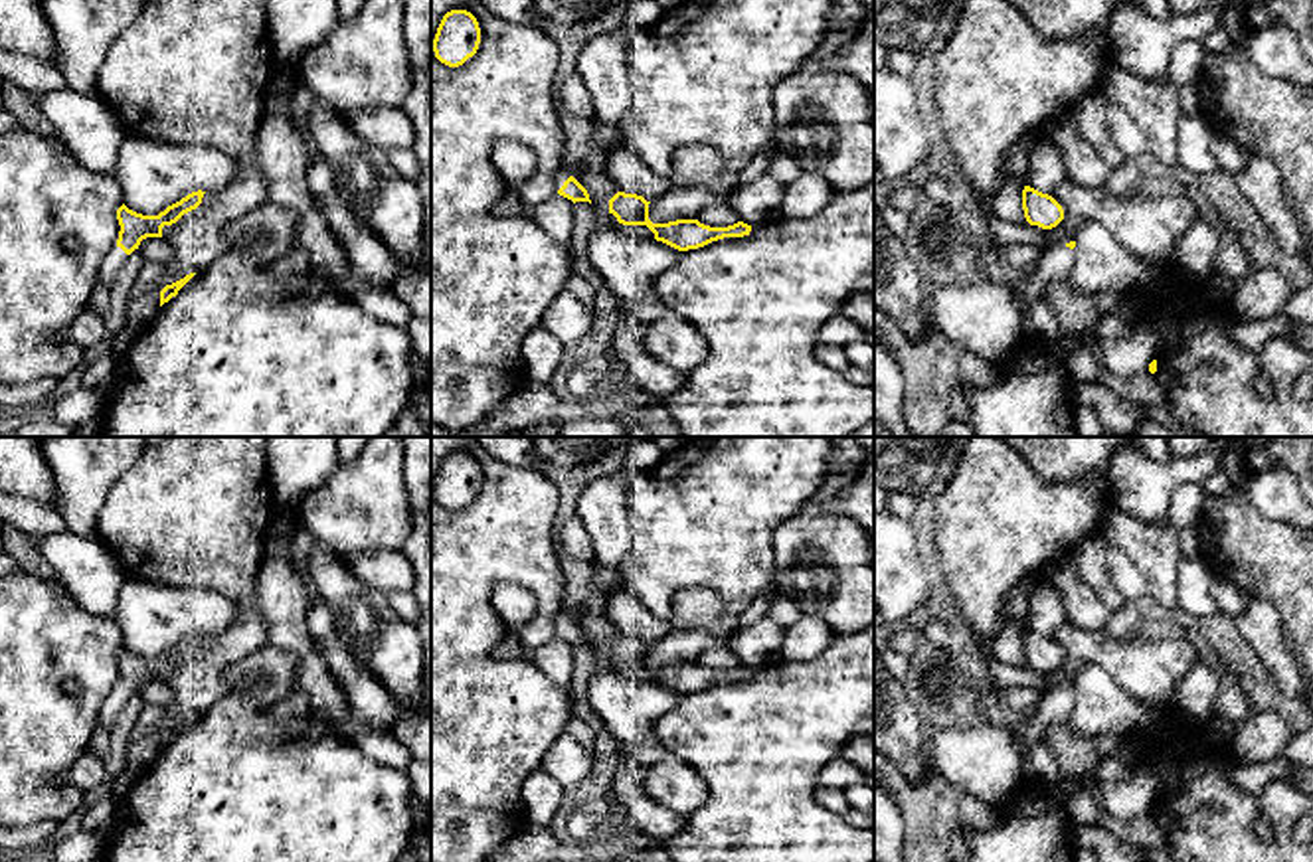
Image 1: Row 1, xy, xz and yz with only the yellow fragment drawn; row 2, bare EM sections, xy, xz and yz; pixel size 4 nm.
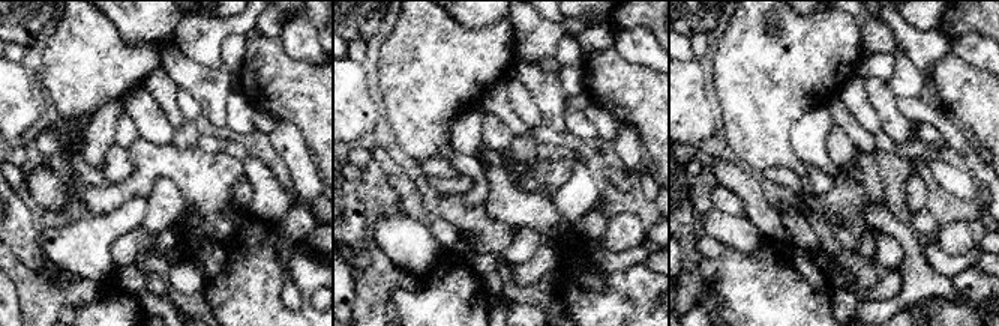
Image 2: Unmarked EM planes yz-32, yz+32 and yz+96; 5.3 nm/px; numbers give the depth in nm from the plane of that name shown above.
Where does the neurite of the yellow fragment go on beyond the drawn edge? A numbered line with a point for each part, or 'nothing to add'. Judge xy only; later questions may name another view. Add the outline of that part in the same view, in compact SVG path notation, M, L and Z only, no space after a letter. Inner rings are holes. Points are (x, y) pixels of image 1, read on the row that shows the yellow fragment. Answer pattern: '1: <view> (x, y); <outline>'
1: xy (115, 258); M115 245L99 267L97 283L111 285L125 261L127 261L127 253Z

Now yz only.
1: yz (985, 317); M1054 245L1026 279L937 287L927 301L929 320L959 348L1001 366L1022 342L1022 304L1044 299L1054 281L1068 277L1074 257L1074 249Z

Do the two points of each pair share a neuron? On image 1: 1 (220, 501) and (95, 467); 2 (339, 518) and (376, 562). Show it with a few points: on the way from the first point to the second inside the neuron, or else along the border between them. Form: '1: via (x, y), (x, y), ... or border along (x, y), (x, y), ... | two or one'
1: border along (139, 457), (113, 485), (97, 513) | two
2: border along (400, 548), (370, 548), (345, 558) | two

